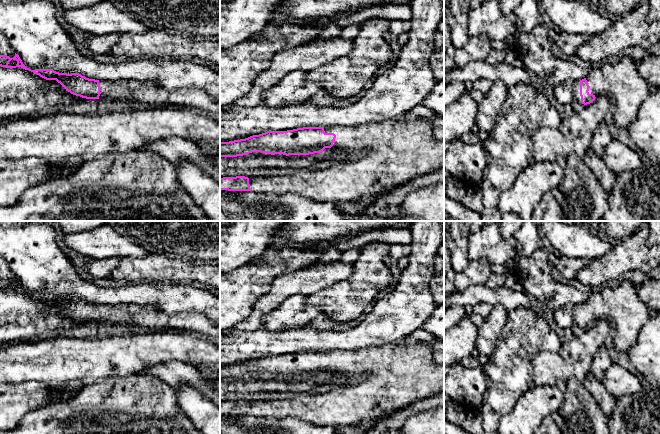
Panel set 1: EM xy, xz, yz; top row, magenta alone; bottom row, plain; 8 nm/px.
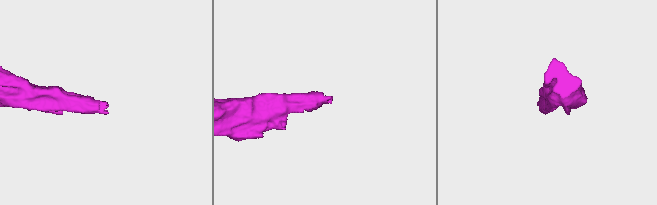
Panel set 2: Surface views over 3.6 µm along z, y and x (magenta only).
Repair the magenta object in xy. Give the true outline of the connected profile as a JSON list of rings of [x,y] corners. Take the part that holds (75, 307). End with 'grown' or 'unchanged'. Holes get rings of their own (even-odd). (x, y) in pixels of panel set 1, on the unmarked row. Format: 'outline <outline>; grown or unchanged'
outline [[[16,277],[13,282],[7,279],[0,279],[0,290],[5,292],[21,291],[46,304],[56,304],[66,315],[86,323],[139,326],[141,328],[163,328],[168,326],[185,331],[194,330],[220,342],[220,325],[214,323],[200,312],[181,312],[169,315],[163,311],[151,311],[131,314],[125,304],[99,305],[86,302],[79,297],[59,297],[53,293],[31,294],[23,288]]]; grown

